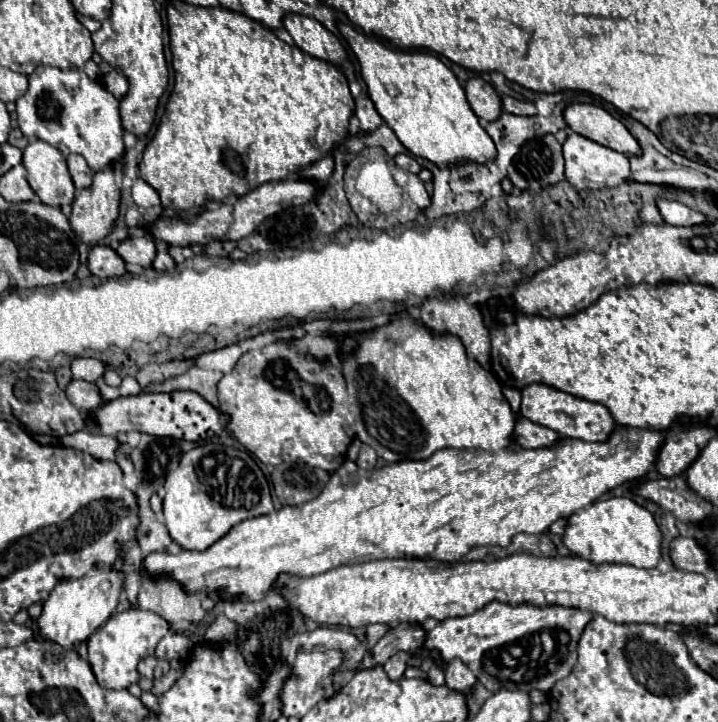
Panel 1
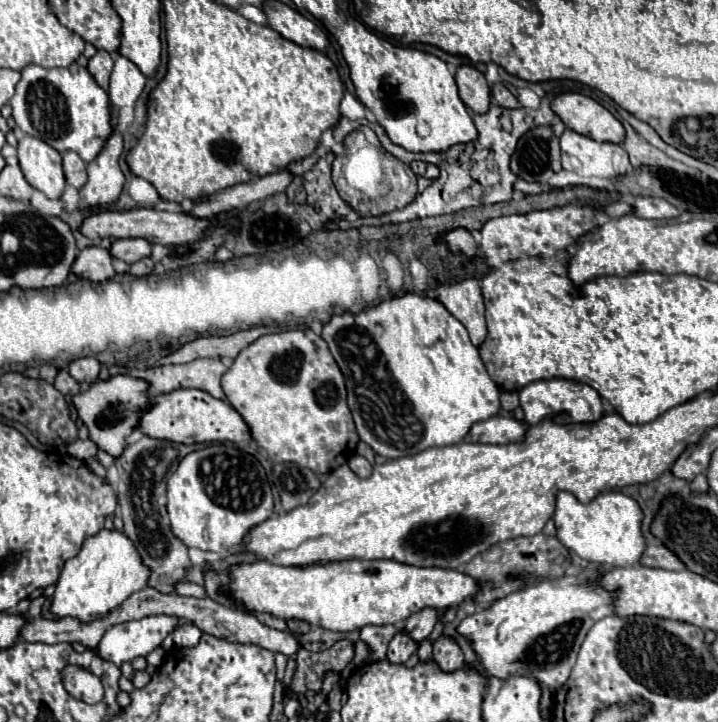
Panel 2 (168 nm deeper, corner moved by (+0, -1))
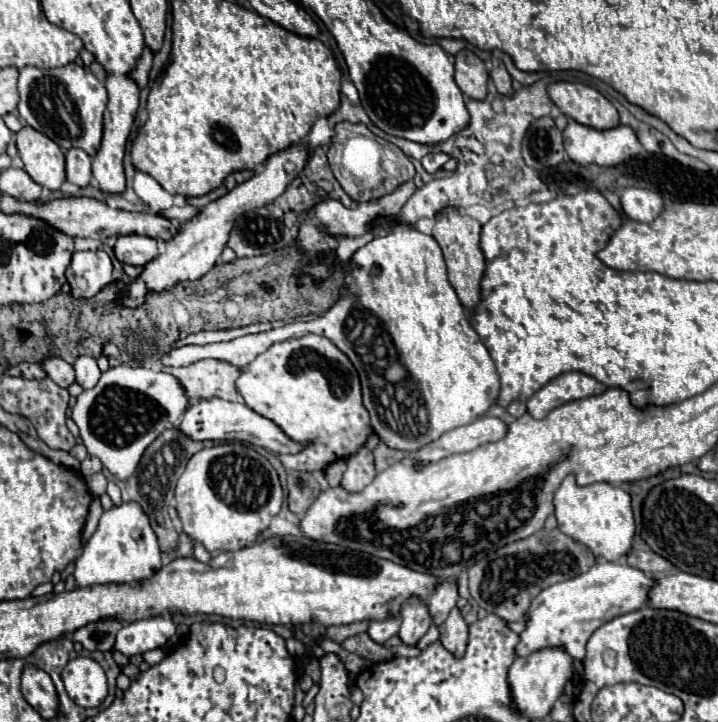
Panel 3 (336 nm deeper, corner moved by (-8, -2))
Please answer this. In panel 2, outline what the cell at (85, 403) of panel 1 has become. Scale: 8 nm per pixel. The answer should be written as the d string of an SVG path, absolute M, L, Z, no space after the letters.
M60 370L54 386L56 386L56 390L60 390L64 396L70 396L70 398L80 394L80 384L66 370Z

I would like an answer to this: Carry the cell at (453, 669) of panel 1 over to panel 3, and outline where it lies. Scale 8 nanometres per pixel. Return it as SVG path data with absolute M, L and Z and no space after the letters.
M454 607L448 615L448 619L440 625L440 641L448 651L462 657L466 651L466 639L468 639L468 625L466 625L460 609Z

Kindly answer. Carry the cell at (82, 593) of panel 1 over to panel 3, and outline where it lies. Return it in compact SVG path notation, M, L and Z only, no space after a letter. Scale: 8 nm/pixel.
M122 501L106 509L100 517L98 529L82 549L82 555L76 561L76 585L106 585L106 583L128 583L148 579L162 567L160 545L156 533L152 531L150 517L142 511L136 501Z

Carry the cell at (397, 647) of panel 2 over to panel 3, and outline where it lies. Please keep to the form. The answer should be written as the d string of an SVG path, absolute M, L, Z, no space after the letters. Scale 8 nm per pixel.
M410 597L402 609L400 609L400 617L402 617L402 627L400 627L400 639L406 645L414 645L432 625L430 613L428 613L428 605L426 601L418 599L418 597Z

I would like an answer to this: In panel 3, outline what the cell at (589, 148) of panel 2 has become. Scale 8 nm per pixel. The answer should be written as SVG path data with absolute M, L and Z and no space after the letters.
M570 119L568 127L564 129L564 149L566 149L568 157L578 165L596 163L602 167L612 167L612 165L618 165L618 163L638 155L642 151L642 145L640 145L640 141L638 141L638 137L630 125L618 125L614 129L600 131L600 129L586 127L586 125Z

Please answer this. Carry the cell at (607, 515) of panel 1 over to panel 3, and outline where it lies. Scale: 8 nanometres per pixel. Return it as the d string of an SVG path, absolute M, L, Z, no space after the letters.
M568 475L556 489L552 505L558 519L558 529L580 543L586 543L586 547L590 547L598 559L618 561L630 551L636 527L630 495L620 487L614 487L610 483L592 483L580 487L576 485L576 477Z

